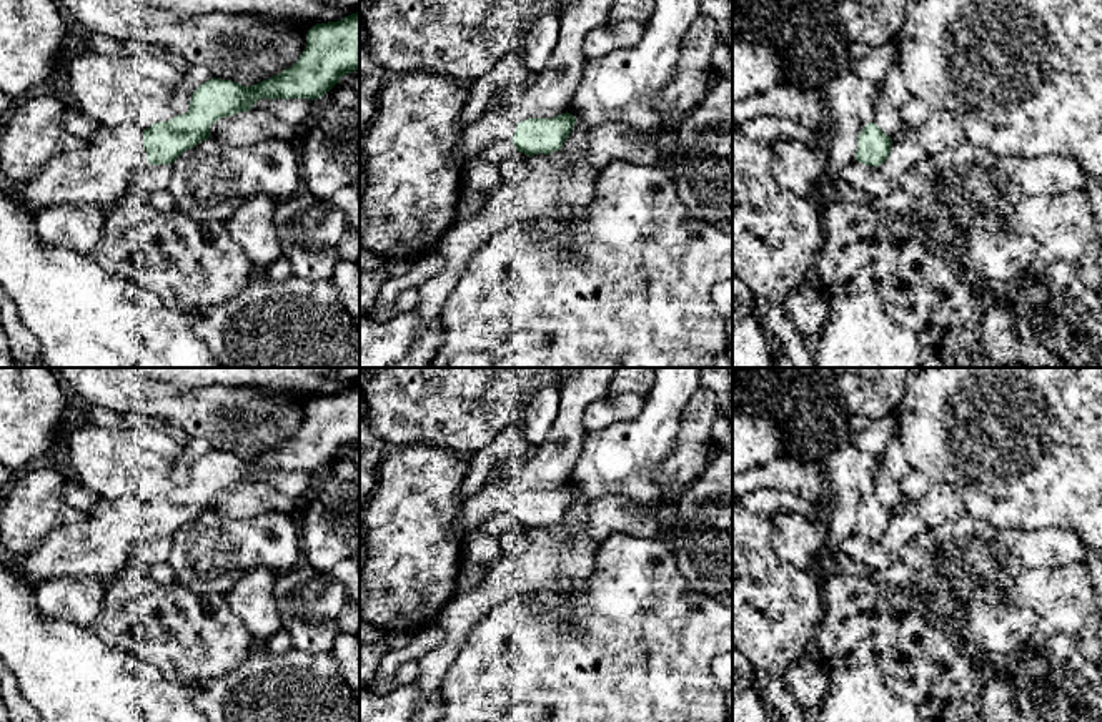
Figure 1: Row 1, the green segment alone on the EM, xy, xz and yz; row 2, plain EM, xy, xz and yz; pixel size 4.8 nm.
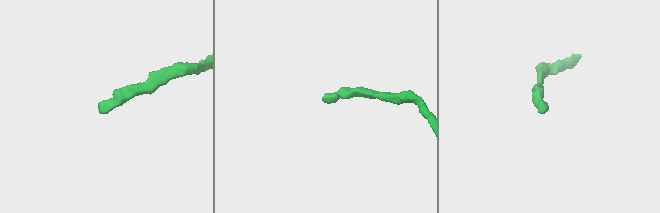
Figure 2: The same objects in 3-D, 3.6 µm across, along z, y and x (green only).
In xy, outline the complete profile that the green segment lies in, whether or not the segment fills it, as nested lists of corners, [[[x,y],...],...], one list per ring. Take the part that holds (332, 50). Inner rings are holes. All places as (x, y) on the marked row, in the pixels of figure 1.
[[[360,12],[338,22],[316,23],[306,33],[306,48],[298,62],[281,73],[251,87],[231,80],[211,78],[200,85],[190,100],[190,110],[146,130],[135,125],[102,126],[77,151],[60,153],[50,160],[28,183],[17,186],[13,200],[28,215],[60,205],[95,203],[113,206],[128,188],[128,180],[148,165],[171,165],[183,151],[210,138],[210,126],[220,118],[251,110],[261,98],[321,98],[341,77],[360,70]]]

